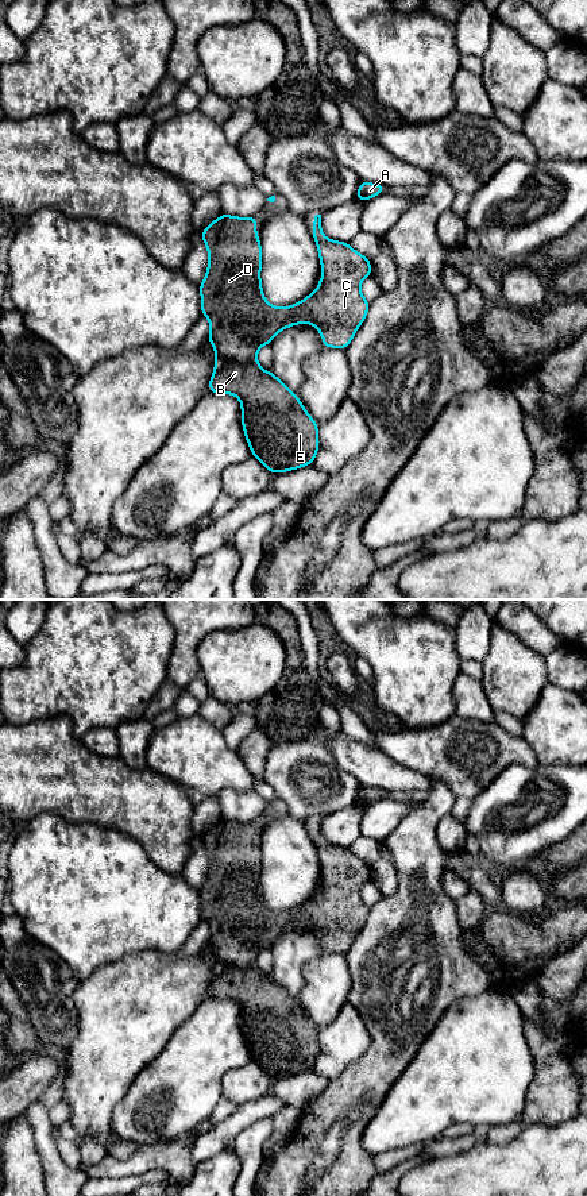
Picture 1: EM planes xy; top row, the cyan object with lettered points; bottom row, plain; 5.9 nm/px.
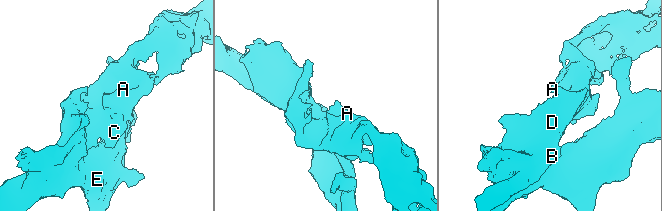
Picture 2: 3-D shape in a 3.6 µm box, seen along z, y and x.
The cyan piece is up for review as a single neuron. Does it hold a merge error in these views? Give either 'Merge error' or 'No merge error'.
Merge error

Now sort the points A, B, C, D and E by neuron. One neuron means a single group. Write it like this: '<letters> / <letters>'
A C D / B E

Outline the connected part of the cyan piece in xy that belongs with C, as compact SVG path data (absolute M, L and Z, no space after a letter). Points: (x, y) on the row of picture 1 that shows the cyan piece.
M324 211L314 212L313 239L316 240L323 277L317 289L305 300L287 306L277 308L270 305L262 292L260 267L262 247L256 236L256 217L236 217L221 215L212 221L201 236L208 248L209 263L206 275L200 283L201 315L209 320L229 319L228 328L248 328L251 320L263 320L269 325L270 337L293 324L309 323L323 335L321 347L335 347L345 350L356 329L367 316L370 302L360 293L360 282L371 275L371 261L355 251L345 242L329 240L321 229Z

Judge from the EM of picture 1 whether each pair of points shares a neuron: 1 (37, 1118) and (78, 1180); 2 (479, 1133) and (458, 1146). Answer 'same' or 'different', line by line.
1: same
2: same

